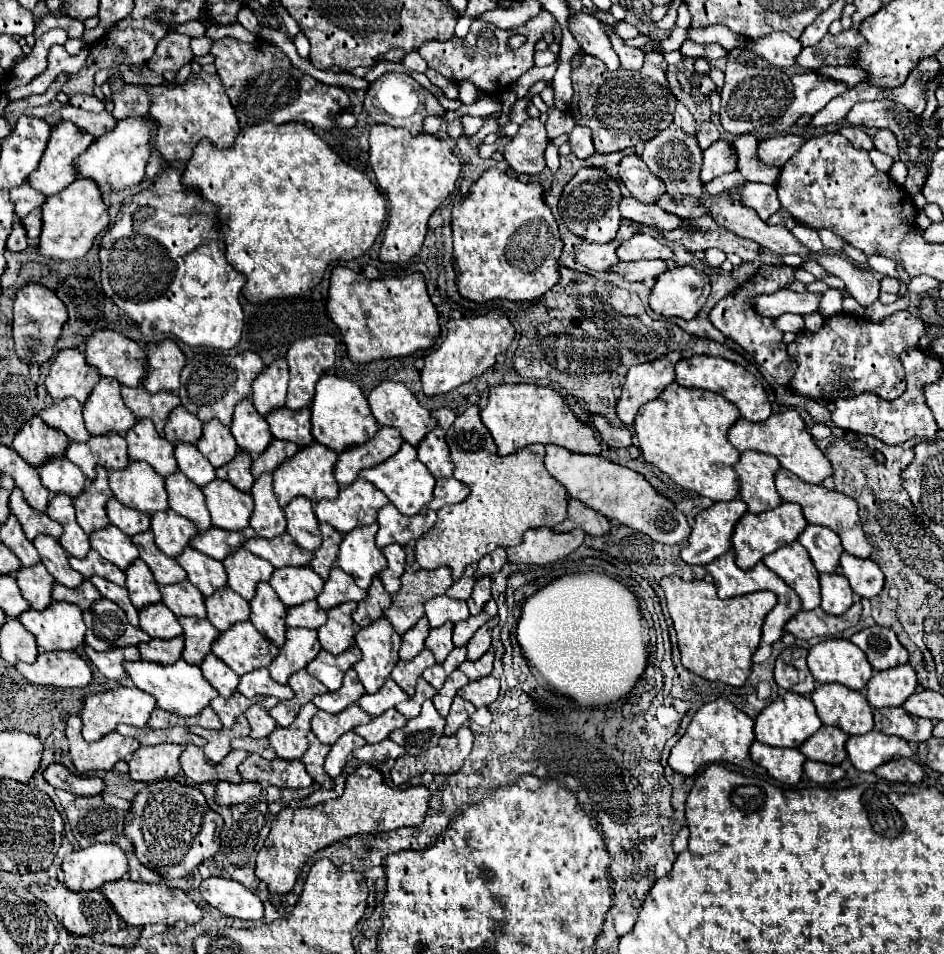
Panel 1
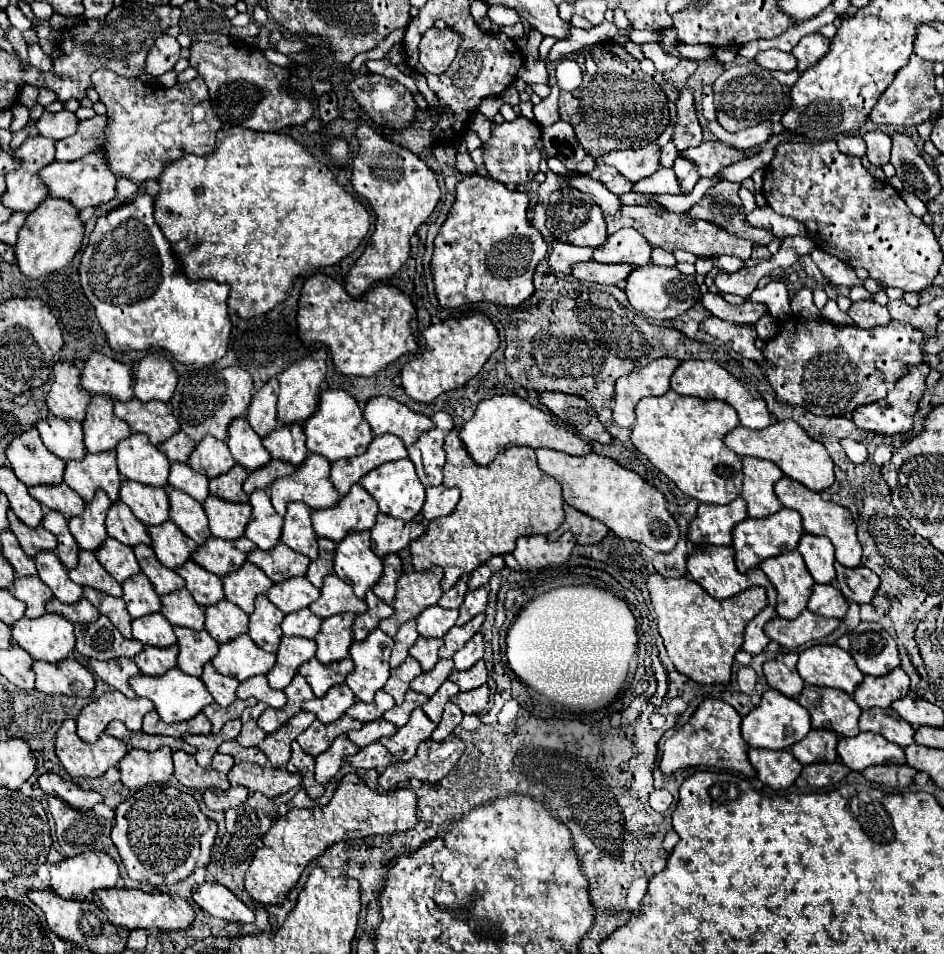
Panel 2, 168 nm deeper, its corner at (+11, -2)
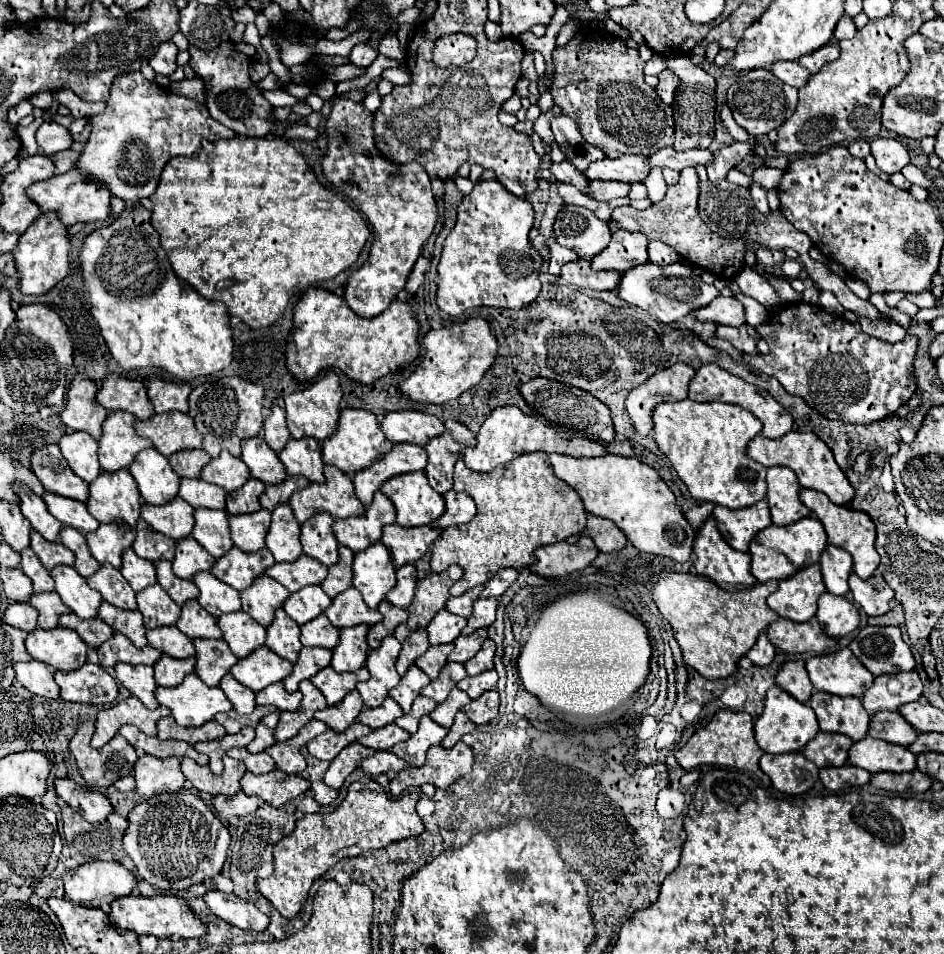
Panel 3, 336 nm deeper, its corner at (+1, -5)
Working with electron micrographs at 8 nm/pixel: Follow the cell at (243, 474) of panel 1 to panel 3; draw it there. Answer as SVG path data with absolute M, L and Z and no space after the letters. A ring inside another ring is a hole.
M249 478L239 490L233 490L227 494L227 514L249 514L257 512L261 508L259 496L265 490L263 482L257 478Z

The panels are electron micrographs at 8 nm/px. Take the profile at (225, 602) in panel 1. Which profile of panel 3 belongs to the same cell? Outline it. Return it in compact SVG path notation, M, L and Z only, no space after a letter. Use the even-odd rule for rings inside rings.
M243 610L219 616L217 624L223 632L223 640L229 644L231 652L237 654L237 658L247 656L249 652L265 644L265 628L259 626Z

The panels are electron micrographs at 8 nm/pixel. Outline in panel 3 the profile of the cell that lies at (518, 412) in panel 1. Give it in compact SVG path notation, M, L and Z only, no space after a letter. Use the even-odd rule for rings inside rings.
M503 406L503 408L495 408L487 416L487 420L483 422L483 426L481 426L481 430L477 434L477 444L465 450L463 460L475 472L491 472L493 468L513 460L519 454L537 452L537 450L543 450L547 454L549 452L559 452L559 454L567 454L567 456L575 456L575 458L585 458L585 456L591 458L591 456L605 456L607 454L605 446L595 442L595 440L579 438L579 436L563 438L545 420L529 416L529 414L525 414L523 410L519 410L515 406Z

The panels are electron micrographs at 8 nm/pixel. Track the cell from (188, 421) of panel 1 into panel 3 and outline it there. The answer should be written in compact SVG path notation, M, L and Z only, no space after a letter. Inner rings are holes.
M179 450L179 454L169 456L171 468L181 476L181 478L199 478L201 468L209 462L209 454L205 450Z

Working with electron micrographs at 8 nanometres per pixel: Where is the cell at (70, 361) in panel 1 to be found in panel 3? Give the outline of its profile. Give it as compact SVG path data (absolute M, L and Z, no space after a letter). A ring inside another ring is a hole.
M75 374L67 390L61 418L65 426L69 426L71 430L89 432L95 440L99 440L101 424L107 418L107 410L103 410L103 406L95 402L95 390L97 390L95 382L91 382L85 374Z

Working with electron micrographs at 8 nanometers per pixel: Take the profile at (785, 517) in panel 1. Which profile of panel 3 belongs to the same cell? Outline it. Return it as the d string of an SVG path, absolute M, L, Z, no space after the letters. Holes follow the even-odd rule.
M807 516L795 524L789 524L789 526L771 524L767 530L761 530L751 540L751 546L749 546L751 574L757 578L757 582L783 580L791 574L795 574L797 570L815 564L825 546L827 546L827 536L825 536L823 524L817 518Z

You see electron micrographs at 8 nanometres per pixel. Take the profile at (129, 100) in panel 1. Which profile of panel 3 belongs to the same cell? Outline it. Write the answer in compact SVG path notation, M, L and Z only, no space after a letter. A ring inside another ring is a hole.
M63 150L59 154L53 154L55 174L63 174L63 172L69 172L71 168L75 168L75 162L79 160L79 154L81 152L75 152L75 150Z

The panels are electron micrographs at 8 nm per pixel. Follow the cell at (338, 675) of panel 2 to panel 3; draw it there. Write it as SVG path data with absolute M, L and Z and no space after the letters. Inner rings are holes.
M327 666L327 668L319 670L315 676L311 676L311 682L323 692L323 696L327 698L327 704L331 706L331 704L337 704L339 700L343 700L347 692L355 690L357 676L353 672L339 674Z

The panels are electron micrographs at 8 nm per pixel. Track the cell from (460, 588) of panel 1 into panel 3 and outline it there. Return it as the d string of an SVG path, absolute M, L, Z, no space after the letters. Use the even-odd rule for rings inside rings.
M475 586L475 588L467 590L465 594L461 594L457 598L449 598L447 600L447 610L453 612L453 614L457 614L457 616L469 618L471 616L471 610L473 610L473 602L481 594L481 590L483 590L483 586Z

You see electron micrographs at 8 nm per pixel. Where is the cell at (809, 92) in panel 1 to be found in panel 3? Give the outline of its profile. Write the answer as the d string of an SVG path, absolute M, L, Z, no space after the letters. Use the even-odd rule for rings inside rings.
M733 142L731 146L723 146L721 150L715 152L715 160L713 164L707 168L707 176L711 182L719 182L727 176L727 172L731 168L737 166L737 162L741 162L747 154L763 154L763 146L755 144L751 148L749 142Z

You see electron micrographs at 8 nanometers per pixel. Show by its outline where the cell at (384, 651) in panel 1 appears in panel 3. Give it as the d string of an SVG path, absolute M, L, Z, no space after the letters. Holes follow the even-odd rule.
M387 636L379 648L367 654L365 666L371 672L371 678L367 682L357 682L357 690L365 706L377 708L387 698L389 690L399 684L399 674L395 670L399 650L399 640L395 640L395 636Z

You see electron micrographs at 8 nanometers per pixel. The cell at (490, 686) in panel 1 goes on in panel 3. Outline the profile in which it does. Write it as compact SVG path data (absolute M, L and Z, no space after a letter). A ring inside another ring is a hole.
M489 690L481 694L477 700L471 700L463 710L479 726L491 722L497 716L497 708L499 708L499 694L497 690Z

